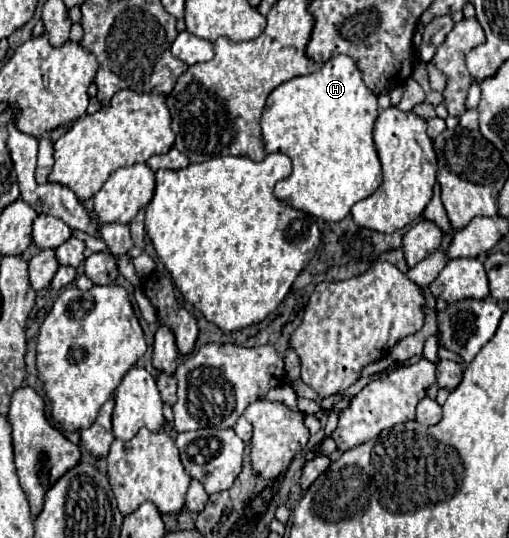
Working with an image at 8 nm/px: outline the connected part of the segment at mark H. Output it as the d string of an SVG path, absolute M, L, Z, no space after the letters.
M336 55L316 73L278 85L262 111L262 141L266 153L278 151L292 159L292 173L274 187L274 195L288 207L318 219L344 219L354 203L370 197L382 183L382 167L372 141L376 117L376 95L364 85L348 55Z

